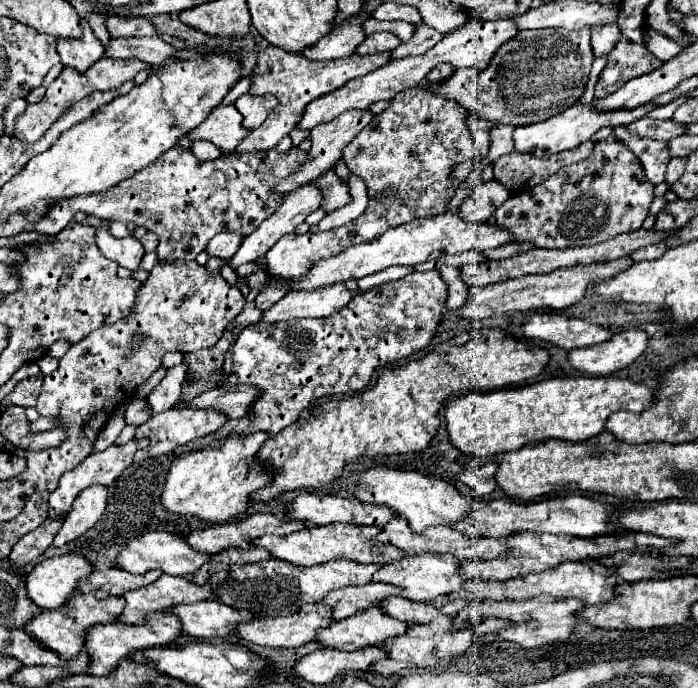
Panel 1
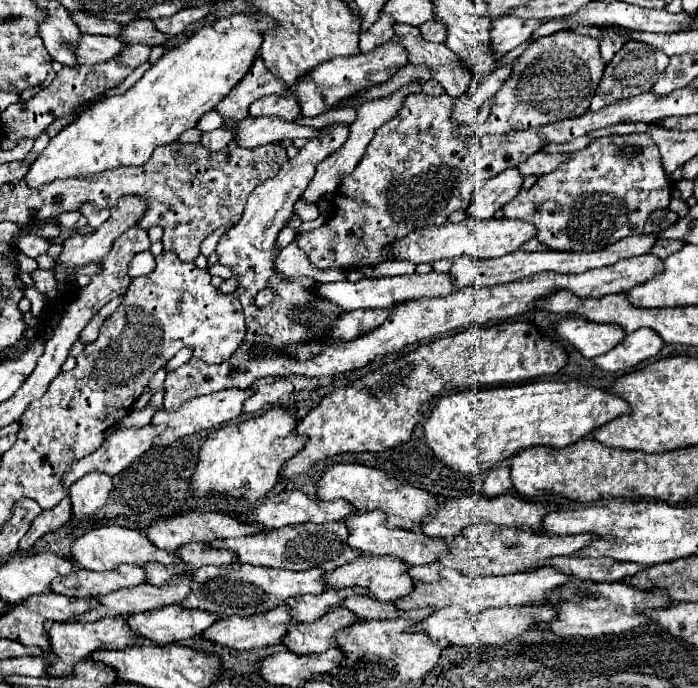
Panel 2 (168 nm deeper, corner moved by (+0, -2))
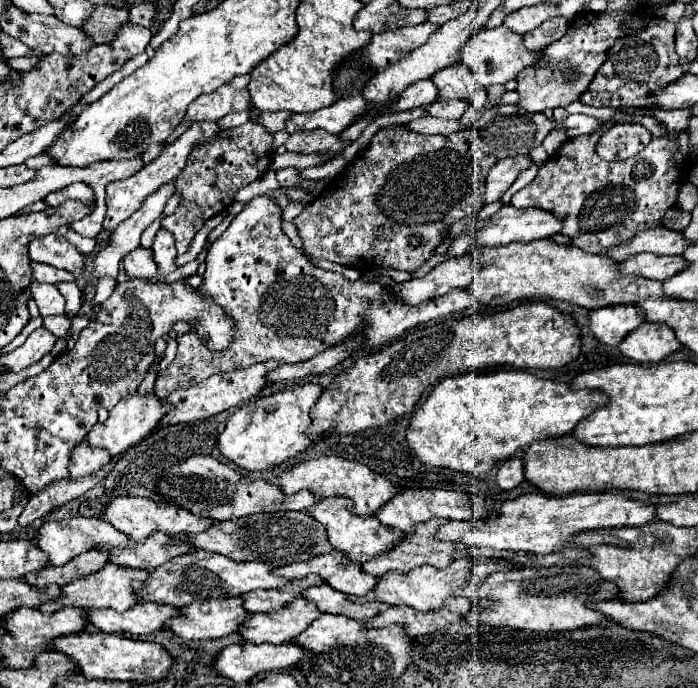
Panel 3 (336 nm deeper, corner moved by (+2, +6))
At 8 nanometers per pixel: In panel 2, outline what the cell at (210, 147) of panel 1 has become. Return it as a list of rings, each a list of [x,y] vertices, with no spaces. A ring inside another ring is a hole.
[[[224,127],[216,129],[216,131],[208,131],[208,133],[202,133],[202,145],[208,149],[208,151],[222,151],[228,143],[232,141],[232,133],[226,131]]]

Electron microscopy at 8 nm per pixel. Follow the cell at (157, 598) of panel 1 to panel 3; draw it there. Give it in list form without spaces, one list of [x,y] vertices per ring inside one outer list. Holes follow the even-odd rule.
[[[108,563],[108,567],[102,567],[100,571],[94,571],[92,575],[84,575],[84,579],[74,579],[72,583],[62,587],[62,593],[58,599],[54,599],[56,609],[72,605],[72,607],[82,607],[82,609],[114,609],[114,611],[126,611],[128,607],[134,607],[138,597],[132,591],[132,579],[146,581],[148,571],[140,569],[126,569],[114,563]],[[128,603],[128,605],[122,605]]]

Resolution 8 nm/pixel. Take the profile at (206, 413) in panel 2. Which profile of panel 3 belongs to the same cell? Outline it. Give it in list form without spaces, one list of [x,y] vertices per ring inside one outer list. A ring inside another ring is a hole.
[[[270,359],[270,361],[264,361],[264,363],[256,363],[252,367],[246,367],[246,369],[236,369],[236,371],[230,371],[230,373],[218,373],[218,375],[212,375],[210,379],[198,383],[198,385],[192,385],[188,389],[178,389],[174,393],[168,395],[168,401],[172,405],[172,409],[168,411],[168,415],[164,417],[160,422],[165,425],[174,425],[174,423],[189,423],[197,420],[204,420],[206,417],[212,417],[216,413],[222,413],[230,407],[236,407],[252,397],[256,397],[262,387],[266,385],[266,377],[272,369],[280,367],[282,363],[276,361],[276,359]]]

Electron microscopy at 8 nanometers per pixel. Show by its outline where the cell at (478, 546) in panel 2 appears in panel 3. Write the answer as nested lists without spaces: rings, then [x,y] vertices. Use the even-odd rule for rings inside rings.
[[[432,519],[432,521],[426,521],[422,525],[416,525],[416,531],[414,533],[406,533],[398,545],[394,545],[388,553],[380,553],[378,557],[370,559],[364,563],[364,573],[368,575],[384,575],[386,571],[390,569],[396,569],[396,571],[412,571],[414,567],[420,567],[420,565],[432,565],[436,569],[444,569],[452,563],[452,553],[456,549],[454,543],[450,541],[438,541],[436,539],[436,529],[438,525],[442,525],[444,521],[438,521],[438,519]]]

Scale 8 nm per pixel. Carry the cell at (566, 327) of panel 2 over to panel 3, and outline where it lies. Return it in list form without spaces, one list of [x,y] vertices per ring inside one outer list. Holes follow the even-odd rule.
[[[612,305],[590,311],[590,329],[604,345],[618,345],[628,333],[644,323],[644,311],[632,305]]]

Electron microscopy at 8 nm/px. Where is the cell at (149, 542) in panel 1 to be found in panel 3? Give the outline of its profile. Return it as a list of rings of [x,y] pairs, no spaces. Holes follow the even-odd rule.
[[[72,517],[64,521],[46,521],[38,531],[36,531],[36,545],[46,551],[48,563],[50,565],[64,565],[72,557],[90,551],[98,545],[112,545],[112,547],[130,547],[134,545],[132,539],[116,531],[108,521],[96,519],[96,517]]]

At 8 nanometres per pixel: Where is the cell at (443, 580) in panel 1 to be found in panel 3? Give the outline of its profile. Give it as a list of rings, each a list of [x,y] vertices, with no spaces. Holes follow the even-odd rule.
[[[330,551],[324,555],[316,555],[304,563],[292,563],[292,565],[274,569],[274,575],[286,577],[286,579],[304,579],[310,573],[320,575],[326,585],[352,597],[366,595],[378,583],[376,577],[364,573],[358,563],[352,563],[348,555],[340,551]]]

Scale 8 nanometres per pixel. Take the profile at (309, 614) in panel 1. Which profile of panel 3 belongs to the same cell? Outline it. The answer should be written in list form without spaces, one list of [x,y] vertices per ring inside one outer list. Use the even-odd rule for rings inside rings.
[[[240,597],[204,599],[180,607],[180,613],[164,623],[164,629],[172,631],[182,639],[216,639],[234,633],[248,617]]]

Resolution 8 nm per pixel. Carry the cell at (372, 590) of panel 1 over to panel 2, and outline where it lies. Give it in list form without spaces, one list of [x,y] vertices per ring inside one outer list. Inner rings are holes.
[[[348,587],[348,589],[328,589],[320,595],[300,595],[300,597],[290,597],[286,603],[292,609],[292,617],[296,621],[314,621],[326,615],[330,607],[340,607],[342,599],[350,595],[364,595],[364,587]]]

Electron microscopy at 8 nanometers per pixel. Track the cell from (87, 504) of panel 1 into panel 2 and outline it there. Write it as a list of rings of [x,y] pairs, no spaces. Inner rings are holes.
[[[90,473],[84,479],[78,479],[70,487],[70,501],[72,501],[72,515],[76,521],[84,521],[96,511],[100,511],[108,499],[112,489],[112,479],[104,473]]]

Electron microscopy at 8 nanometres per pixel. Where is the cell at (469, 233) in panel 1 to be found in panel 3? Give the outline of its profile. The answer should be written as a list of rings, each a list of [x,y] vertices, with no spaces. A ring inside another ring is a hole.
[[[504,205],[486,227],[478,227],[476,239],[482,247],[508,245],[514,241],[536,241],[562,231],[560,219],[544,209],[516,209]],[[514,239],[514,241],[512,241]]]

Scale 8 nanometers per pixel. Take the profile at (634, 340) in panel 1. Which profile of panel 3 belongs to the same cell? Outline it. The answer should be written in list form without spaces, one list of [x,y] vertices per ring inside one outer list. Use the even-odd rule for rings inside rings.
[[[642,323],[636,331],[632,331],[618,349],[638,361],[638,363],[650,363],[650,361],[662,361],[670,353],[680,349],[680,341],[676,339],[674,331],[664,323]]]

